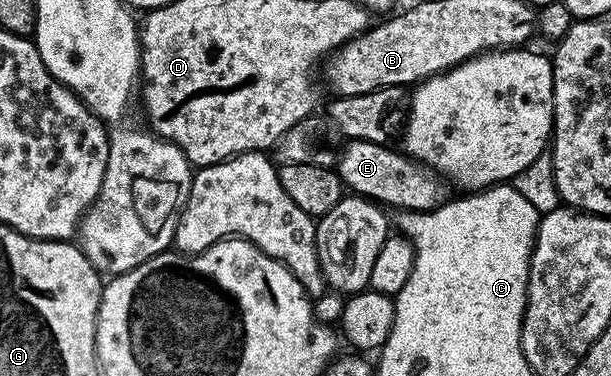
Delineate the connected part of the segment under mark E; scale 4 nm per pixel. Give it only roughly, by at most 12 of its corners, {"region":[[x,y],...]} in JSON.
{"region":[[348,141],[337,173],[352,195],[399,212],[436,210],[449,186],[382,142]]}

